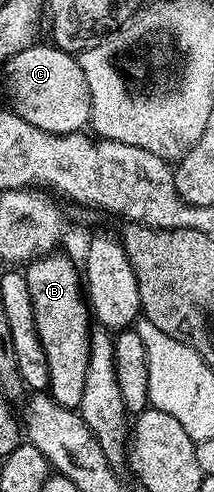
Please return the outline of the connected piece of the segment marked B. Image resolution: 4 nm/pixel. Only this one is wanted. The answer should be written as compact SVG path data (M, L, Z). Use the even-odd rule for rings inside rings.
M50 254L40 257L24 269L31 306L35 310L35 326L47 356L48 395L64 408L80 409L83 382L87 378L91 314L81 295L83 286L79 268L65 256Z

